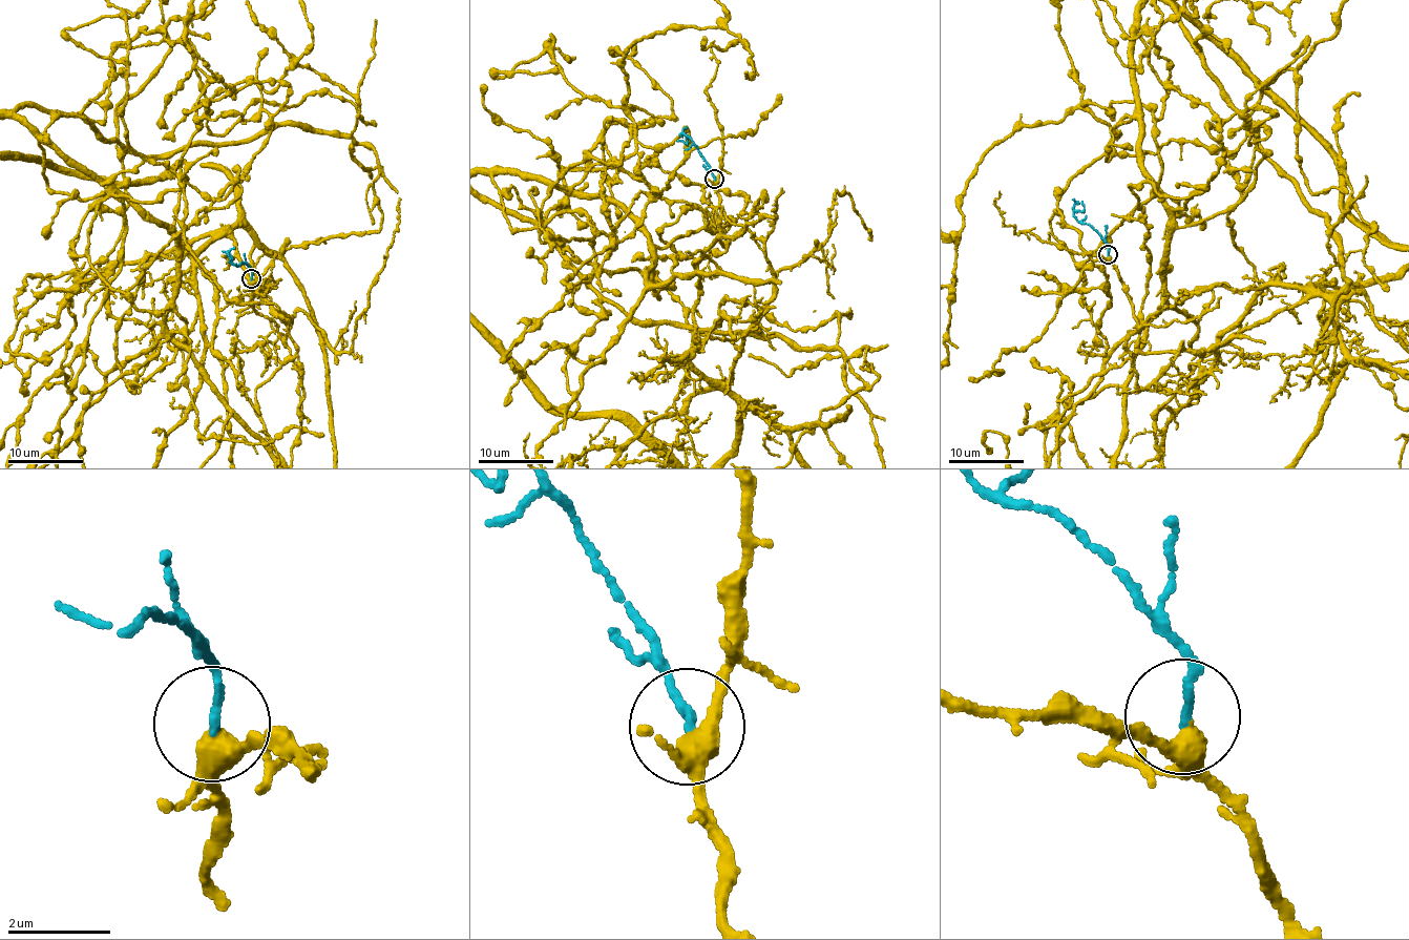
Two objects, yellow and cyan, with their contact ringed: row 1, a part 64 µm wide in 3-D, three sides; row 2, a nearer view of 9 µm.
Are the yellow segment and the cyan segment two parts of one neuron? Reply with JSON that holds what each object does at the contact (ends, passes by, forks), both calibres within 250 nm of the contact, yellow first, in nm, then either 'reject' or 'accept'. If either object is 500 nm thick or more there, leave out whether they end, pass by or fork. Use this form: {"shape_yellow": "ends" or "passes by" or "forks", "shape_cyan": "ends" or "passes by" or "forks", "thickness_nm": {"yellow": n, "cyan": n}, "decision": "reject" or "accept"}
{"shape_yellow": "passes by", "shape_cyan": "ends", "thickness_nm": {"yellow": 380, "cyan": 140}, "decision": "accept"}

